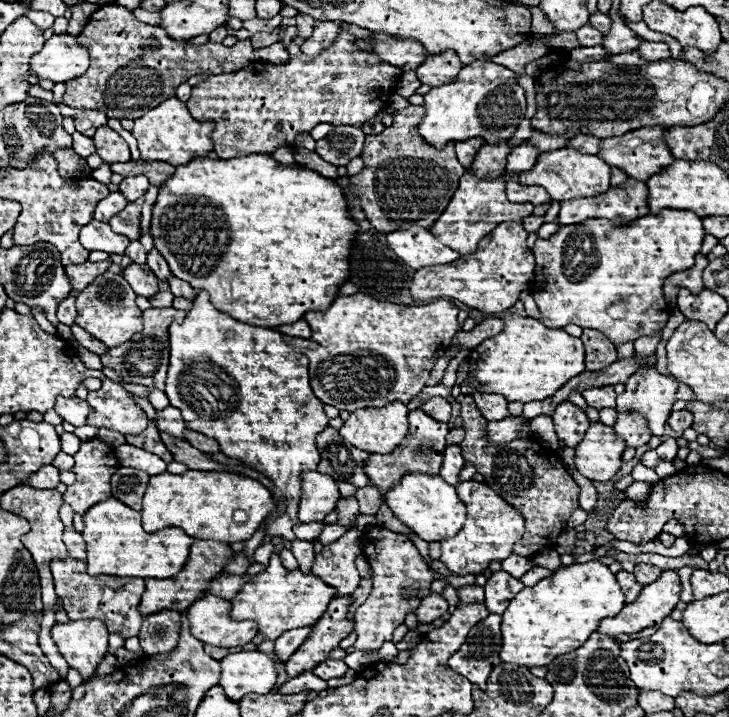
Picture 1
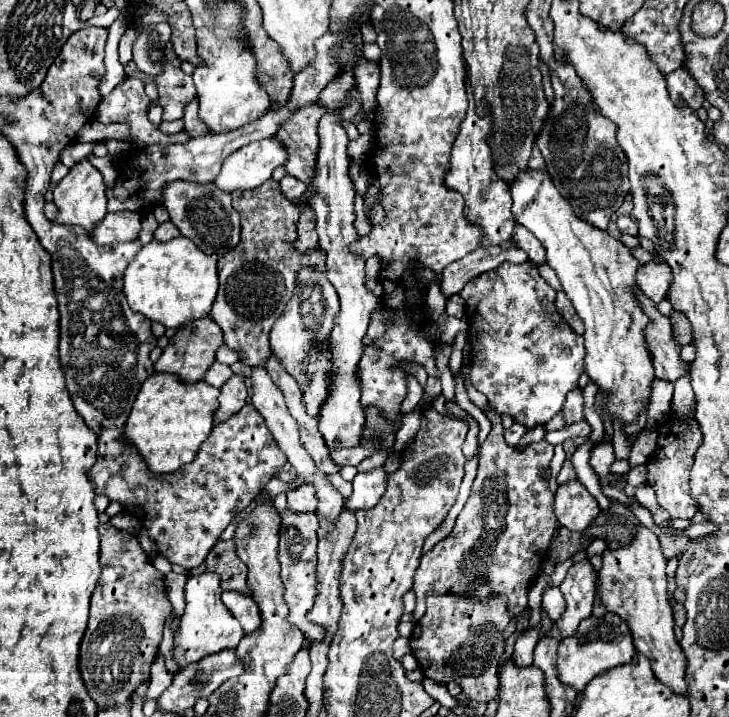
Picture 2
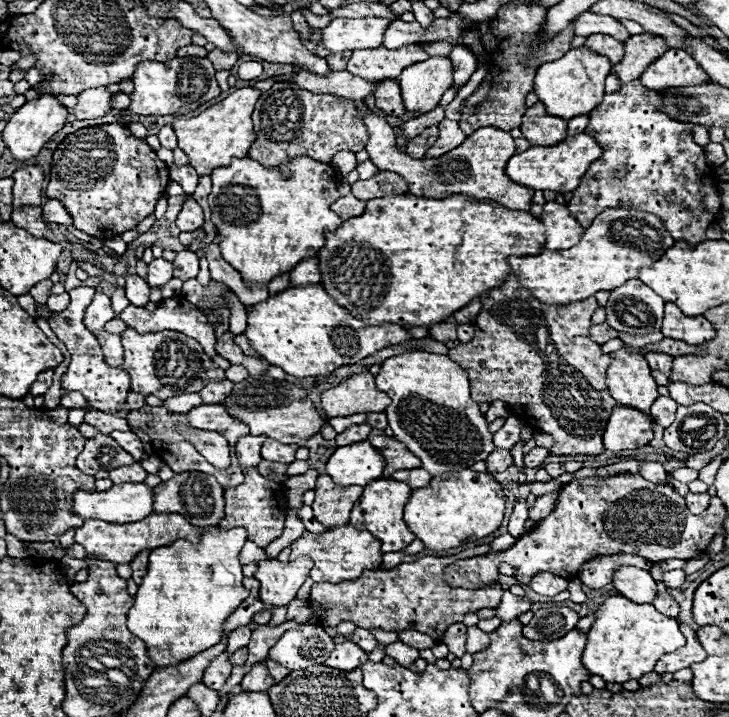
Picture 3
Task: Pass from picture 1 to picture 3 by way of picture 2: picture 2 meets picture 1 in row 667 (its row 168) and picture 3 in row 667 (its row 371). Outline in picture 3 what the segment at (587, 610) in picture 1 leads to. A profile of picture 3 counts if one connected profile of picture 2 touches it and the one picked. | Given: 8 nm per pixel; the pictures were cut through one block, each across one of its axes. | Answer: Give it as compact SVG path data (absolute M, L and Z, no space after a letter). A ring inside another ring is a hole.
M610 596L608 600L614 602L604 602L596 610L596 620L588 630L588 644L582 654L582 664L590 670L590 674L618 684L638 680L652 672L660 656L686 644L682 632L678 630L676 618L660 614L652 604L636 604L624 596Z

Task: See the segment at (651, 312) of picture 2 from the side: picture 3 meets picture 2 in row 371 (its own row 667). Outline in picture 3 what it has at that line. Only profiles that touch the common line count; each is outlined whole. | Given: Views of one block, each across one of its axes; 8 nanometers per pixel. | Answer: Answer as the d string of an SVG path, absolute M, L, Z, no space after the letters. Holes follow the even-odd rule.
M680 624L680 632L686 636L686 646L668 656L662 656L654 668L656 674L666 674L666 672L674 674L676 670L682 670L682 668L688 668L690 664L706 660L704 648L700 646L700 642L696 642L696 632L686 624Z

